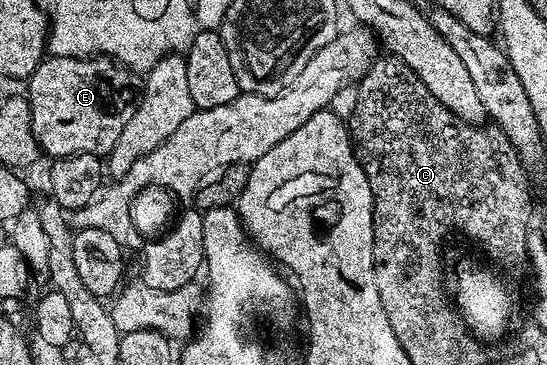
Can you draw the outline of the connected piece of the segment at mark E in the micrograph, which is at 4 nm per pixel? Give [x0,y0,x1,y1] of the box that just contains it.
[25,55,137,158]

